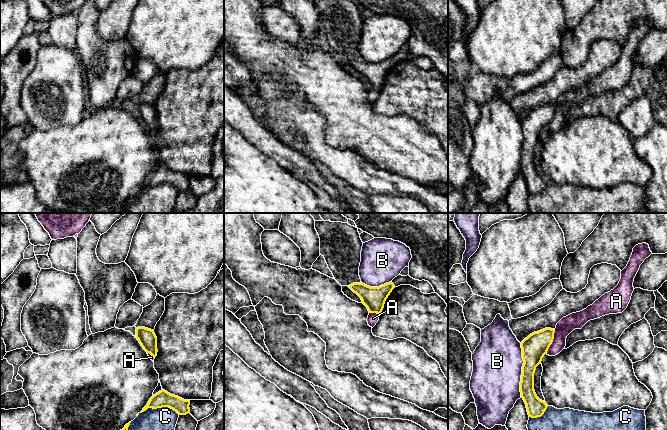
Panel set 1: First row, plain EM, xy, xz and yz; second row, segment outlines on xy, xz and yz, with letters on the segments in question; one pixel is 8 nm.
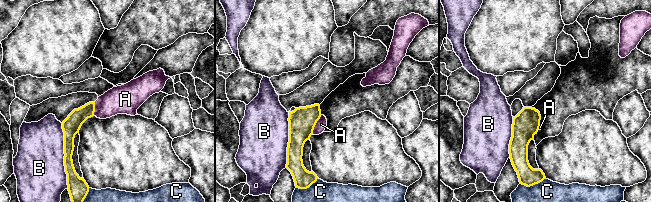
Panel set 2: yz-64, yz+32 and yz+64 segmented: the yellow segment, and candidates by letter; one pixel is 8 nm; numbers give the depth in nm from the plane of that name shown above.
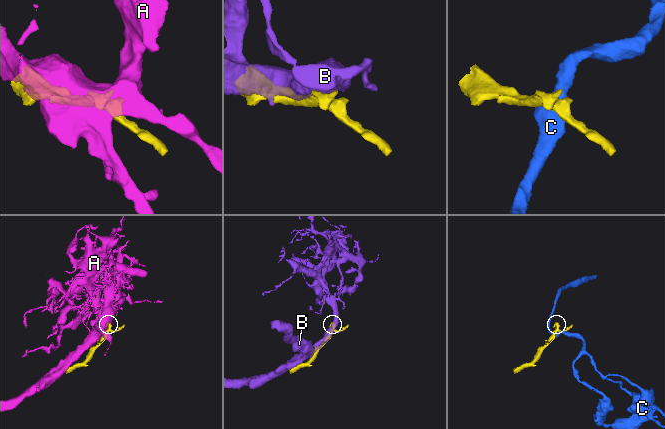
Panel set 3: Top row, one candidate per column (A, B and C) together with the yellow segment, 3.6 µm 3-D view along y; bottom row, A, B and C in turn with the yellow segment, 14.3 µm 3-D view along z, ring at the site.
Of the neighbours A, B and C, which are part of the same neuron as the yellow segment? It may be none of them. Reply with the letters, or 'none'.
none

